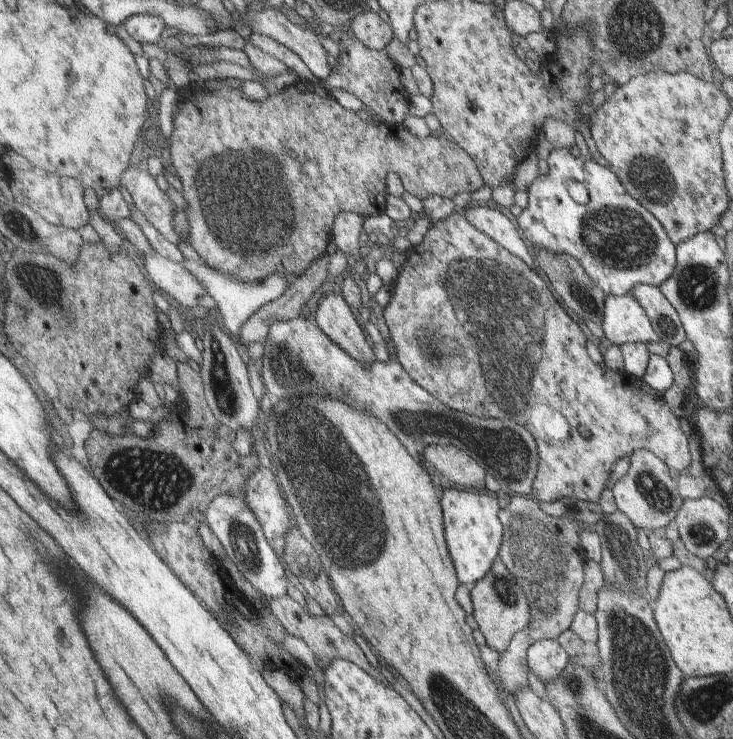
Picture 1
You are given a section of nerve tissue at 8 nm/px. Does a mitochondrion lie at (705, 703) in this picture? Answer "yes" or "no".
yes

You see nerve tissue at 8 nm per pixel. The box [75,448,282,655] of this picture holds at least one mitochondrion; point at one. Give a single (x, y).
(246, 547)

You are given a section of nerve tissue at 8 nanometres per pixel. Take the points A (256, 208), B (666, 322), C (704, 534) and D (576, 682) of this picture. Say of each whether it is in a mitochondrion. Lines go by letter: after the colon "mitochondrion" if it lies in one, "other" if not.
A: mitochondrion
B: mitochondrion
C: mitochondrion
D: mitochondrion

